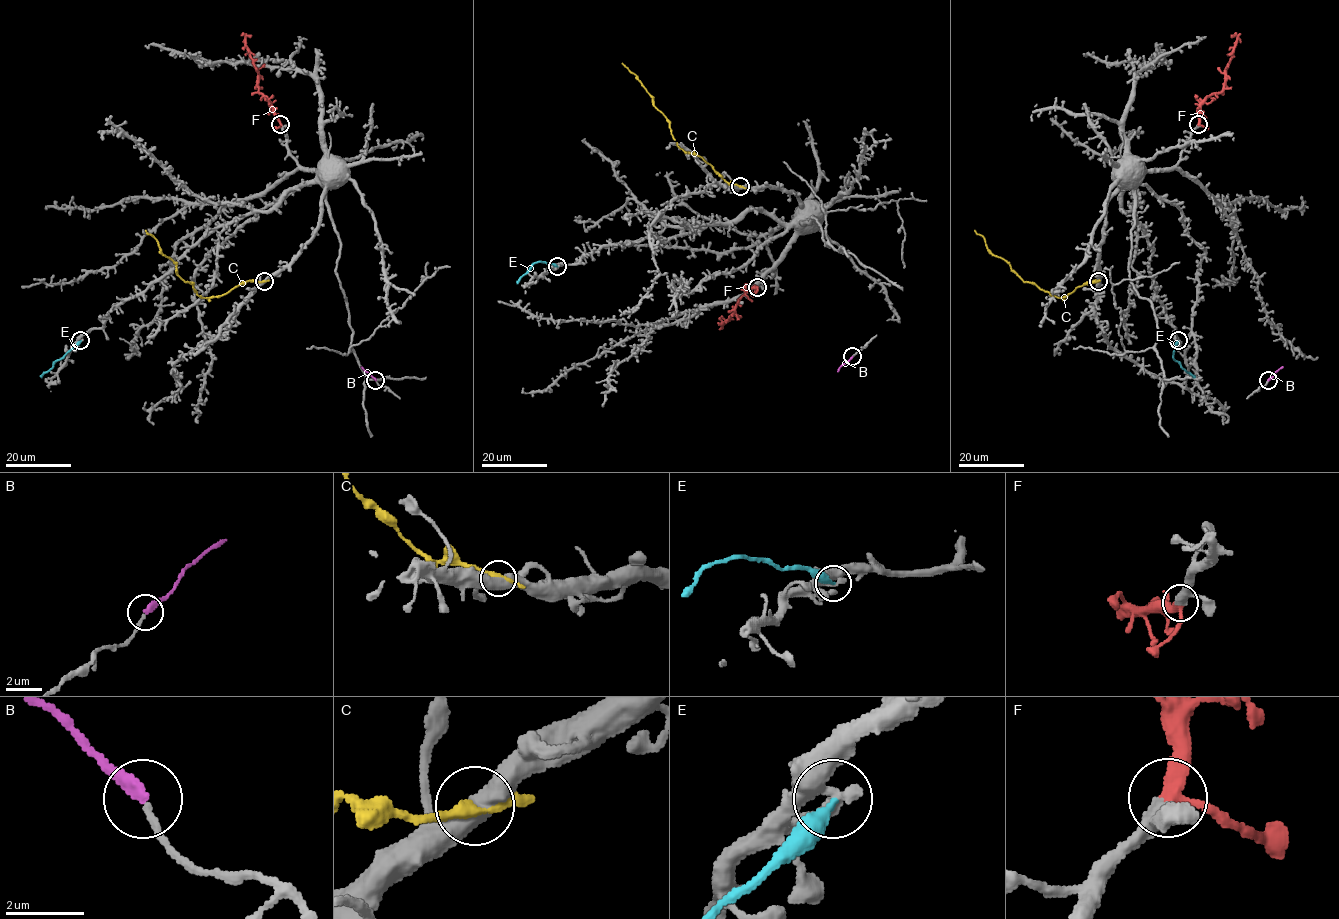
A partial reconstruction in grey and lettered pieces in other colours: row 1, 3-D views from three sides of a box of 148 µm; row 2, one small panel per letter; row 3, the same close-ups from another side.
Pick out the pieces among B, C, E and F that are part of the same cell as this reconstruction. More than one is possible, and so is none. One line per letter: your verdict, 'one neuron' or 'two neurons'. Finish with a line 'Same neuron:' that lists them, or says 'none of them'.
B: one neuron
C: two neurons
E: two neurons
F: one neuron
Same neuron: B, F

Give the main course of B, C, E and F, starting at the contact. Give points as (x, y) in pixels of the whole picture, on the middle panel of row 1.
B: (852, 356), (837, 371)
C: (741, 186), (728, 184), (701, 157), (685, 152), (679, 147), (666, 118), (653, 104), (652, 97), (622, 63)
E: (557, 266), (538, 261), (517, 283)
F: (757, 287), (750, 288), (742, 296), (734, 313), (727, 319)

